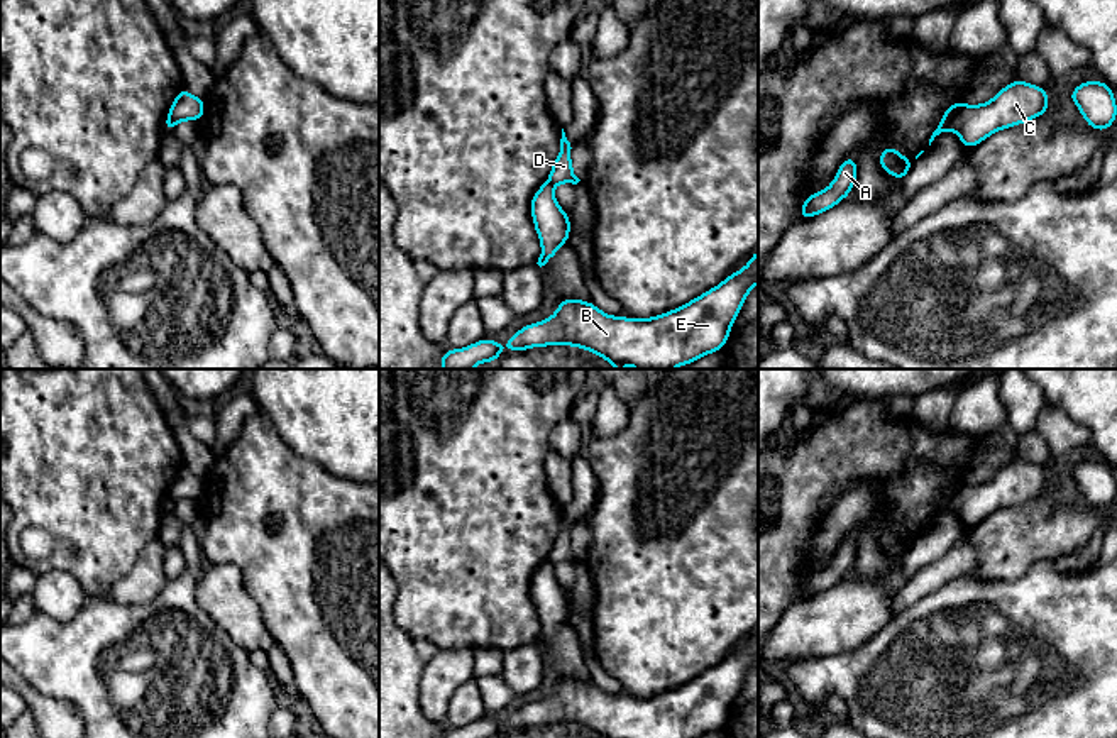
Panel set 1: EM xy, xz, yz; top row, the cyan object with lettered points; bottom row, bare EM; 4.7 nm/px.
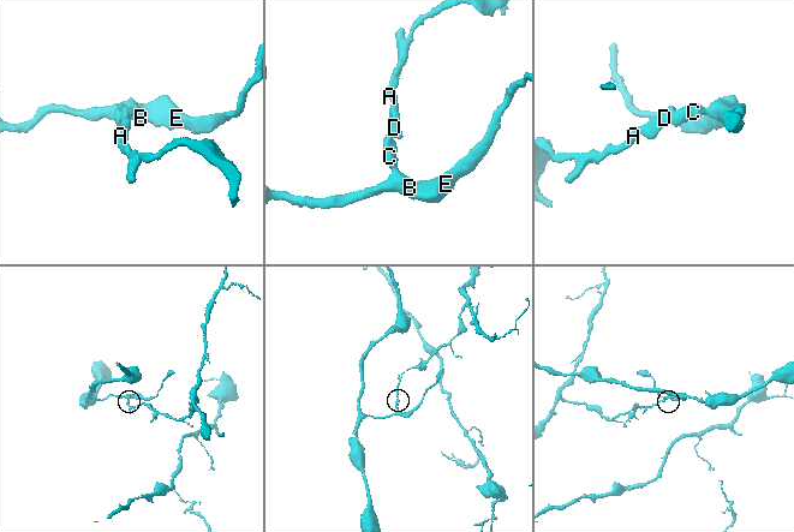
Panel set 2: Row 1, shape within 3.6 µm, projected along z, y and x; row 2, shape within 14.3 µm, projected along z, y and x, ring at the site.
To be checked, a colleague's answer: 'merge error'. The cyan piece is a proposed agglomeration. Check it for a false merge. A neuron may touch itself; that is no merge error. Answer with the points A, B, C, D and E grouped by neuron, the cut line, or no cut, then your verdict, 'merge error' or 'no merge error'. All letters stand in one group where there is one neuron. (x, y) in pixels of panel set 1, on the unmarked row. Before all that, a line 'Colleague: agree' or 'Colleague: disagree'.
Colleague: agree
A D / B C E; cut in yz along (962, 483), (948, 508); merge error

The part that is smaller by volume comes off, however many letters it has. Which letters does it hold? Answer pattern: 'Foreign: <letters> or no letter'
Foreign: A, D

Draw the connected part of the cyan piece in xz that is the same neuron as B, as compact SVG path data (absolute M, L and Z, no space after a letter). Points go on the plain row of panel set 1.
M758 630L751 633L750 642L741 650L731 652L716 667L653 697L611 696L594 686L592 680L565 677L550 697L514 711L504 728L525 731L530 726L574 724L603 738L701 738L724 726L733 701L757 662Z

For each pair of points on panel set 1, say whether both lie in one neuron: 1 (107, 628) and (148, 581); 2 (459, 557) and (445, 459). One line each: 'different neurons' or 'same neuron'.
1: different neurons
2: same neuron

